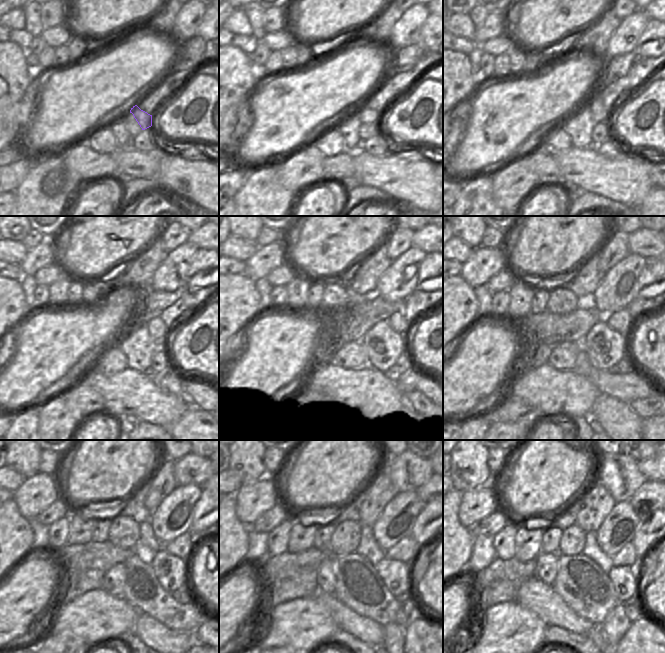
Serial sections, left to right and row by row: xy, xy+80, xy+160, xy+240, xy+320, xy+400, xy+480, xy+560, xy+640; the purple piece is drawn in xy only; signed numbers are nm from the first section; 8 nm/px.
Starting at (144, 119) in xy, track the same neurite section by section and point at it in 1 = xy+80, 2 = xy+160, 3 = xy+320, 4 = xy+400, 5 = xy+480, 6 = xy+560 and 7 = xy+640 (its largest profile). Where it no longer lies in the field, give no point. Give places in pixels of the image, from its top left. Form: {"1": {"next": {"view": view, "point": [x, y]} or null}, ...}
{"1": {"next": {"view": "xy+80", "point": [367, 115]}}, "2": {"next": {"view": "xy+160", "point": [600, 113]}}, "3": {"next": {"view": "xy+320", "point": [398, 322]}}, "4": {"next": {"view": "xy+400", "point": [622, 321]}}, "5": {"next": {"view": "xy+480", "point": [182, 547]}}, "6": {"next": {"view": "xy+560", "point": [403, 551]}}, "7": {"next": {"view": "xy+640", "point": [627, 555]}}}

